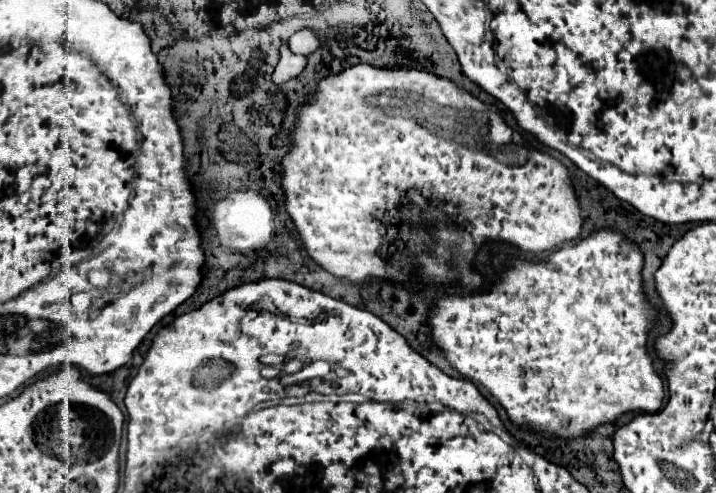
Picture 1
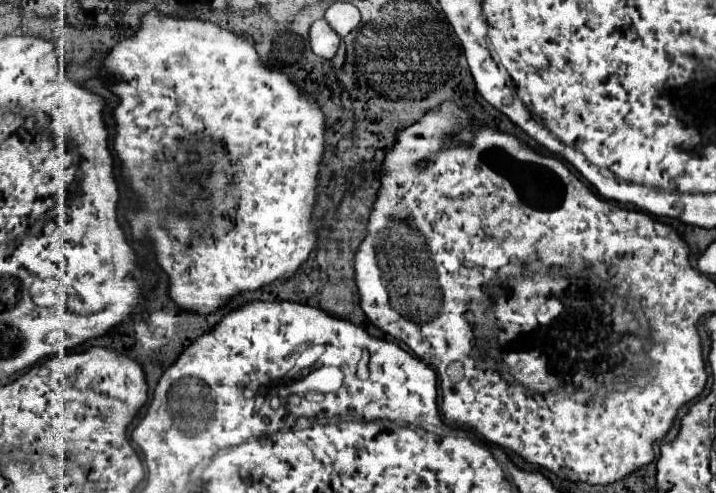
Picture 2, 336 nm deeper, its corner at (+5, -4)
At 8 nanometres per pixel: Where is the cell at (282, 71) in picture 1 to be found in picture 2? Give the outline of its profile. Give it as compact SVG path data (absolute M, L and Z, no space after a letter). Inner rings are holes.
M319 19L313 23L309 39L311 39L313 53L325 59L333 59L341 43L341 37L331 29L331 25L325 19Z

